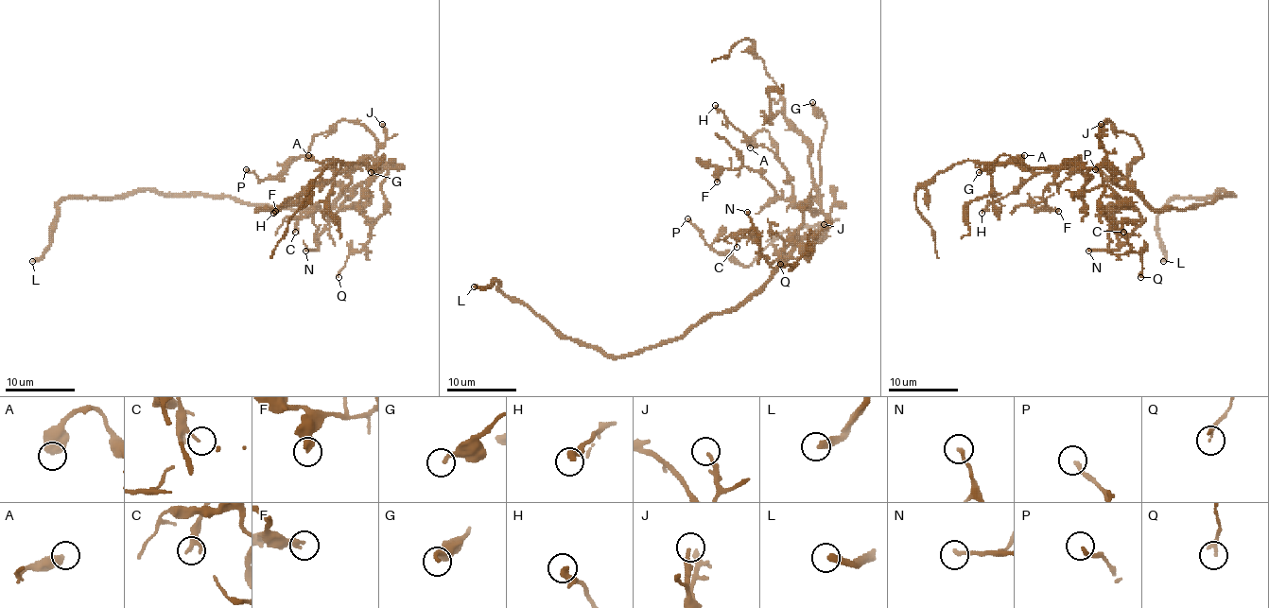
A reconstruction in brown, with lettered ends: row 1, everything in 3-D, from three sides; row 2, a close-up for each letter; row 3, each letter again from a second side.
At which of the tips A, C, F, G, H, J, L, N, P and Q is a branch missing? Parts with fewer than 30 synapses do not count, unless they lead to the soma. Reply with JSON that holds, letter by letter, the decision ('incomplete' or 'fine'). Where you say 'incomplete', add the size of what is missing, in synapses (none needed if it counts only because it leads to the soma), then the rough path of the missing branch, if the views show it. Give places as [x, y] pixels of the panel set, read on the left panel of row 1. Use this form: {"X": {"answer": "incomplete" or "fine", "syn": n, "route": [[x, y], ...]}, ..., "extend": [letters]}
{"A": {"answer": "fine"}, "C": {"answer": "fine"}, "F": {"answer": "fine"}, "G": {"answer": "fine"}, "H": {"answer": "fine"}, "J": {"answer": "fine"}, "L": {"answer": "incomplete", "syn": 1000}, "N": {"answer": "fine"}, "P": {"answer": "fine"}, "Q": {"answer": "fine"}, "extend": ["L"]}

